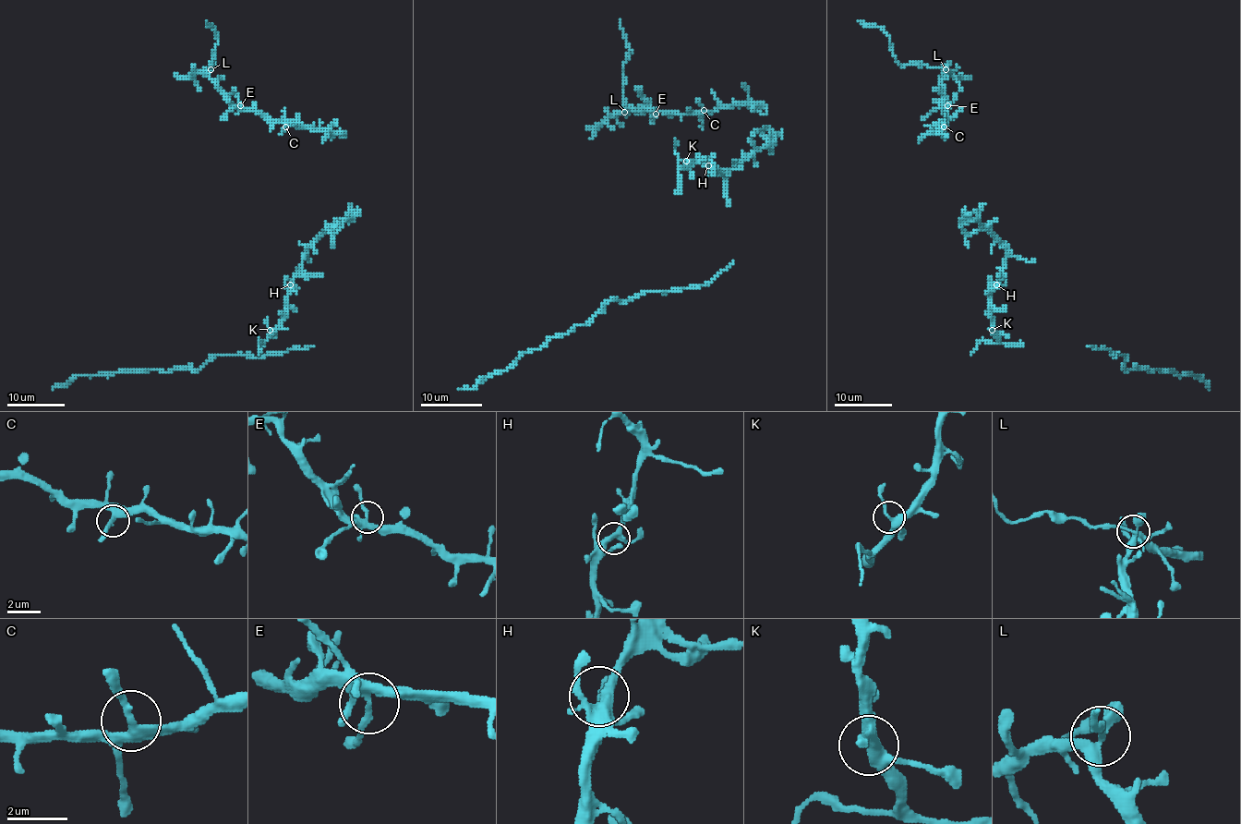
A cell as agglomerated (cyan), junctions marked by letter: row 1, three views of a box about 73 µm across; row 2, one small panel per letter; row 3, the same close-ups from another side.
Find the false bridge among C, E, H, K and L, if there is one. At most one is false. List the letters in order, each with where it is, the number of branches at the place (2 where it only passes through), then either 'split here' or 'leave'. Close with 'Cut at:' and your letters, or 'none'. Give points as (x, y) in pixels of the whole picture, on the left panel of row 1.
C: place (285, 127); branches 4; leave
E: place (240, 105); branches 5; leave
H: place (290, 284); branches 3; leave
K: place (270, 330); branches 4; leave
L: place (210, 69); branches 4; split here
Cut at: L

